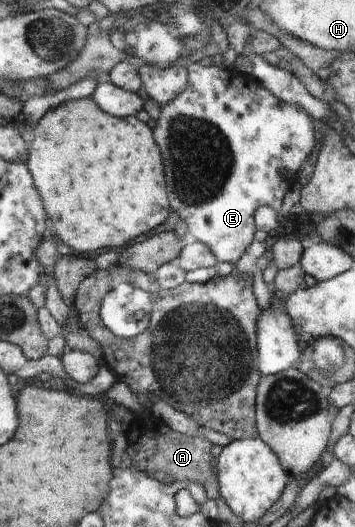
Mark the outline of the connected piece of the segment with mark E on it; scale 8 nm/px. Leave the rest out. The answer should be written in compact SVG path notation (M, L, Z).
M195 59L194 63L186 69L188 72L187 88L179 93L170 103L162 106L161 114L156 121L152 133L159 149L163 163L163 174L166 184L166 191L171 211L175 211L181 217L181 222L187 223L187 234L190 240L199 241L209 251L215 255L218 262L229 262L234 266L239 258L245 253L245 250L254 241L256 227L253 215L259 207L269 205L273 211L279 211L283 205L283 197L291 188L291 185L297 179L299 169L303 162L307 160L312 149L315 147L314 119L309 116L302 108L291 106L274 97L267 89L264 89L252 74L231 73L227 68L221 66L203 67Z

